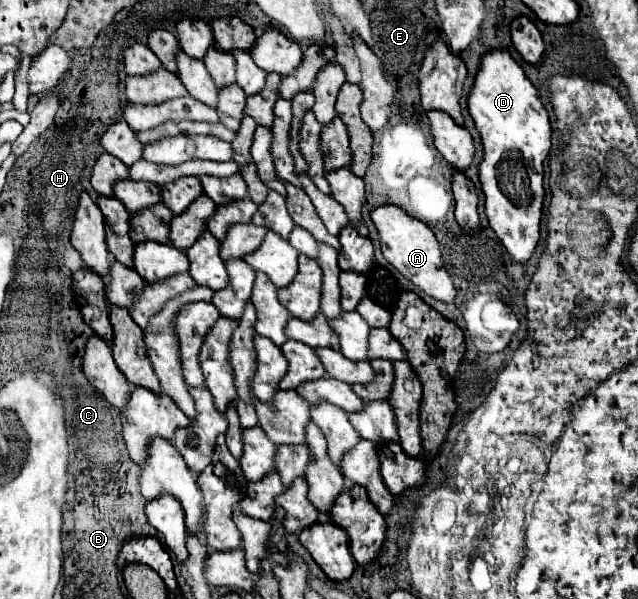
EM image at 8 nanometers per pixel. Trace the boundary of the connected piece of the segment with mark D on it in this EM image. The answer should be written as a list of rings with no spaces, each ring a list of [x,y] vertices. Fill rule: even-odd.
[[[490,51],[482,59],[474,89],[468,97],[468,111],[474,117],[484,145],[480,183],[486,195],[490,227],[506,247],[514,263],[526,263],[540,241],[544,205],[544,161],[552,149],[552,127],[546,107],[524,69],[508,51]]]

